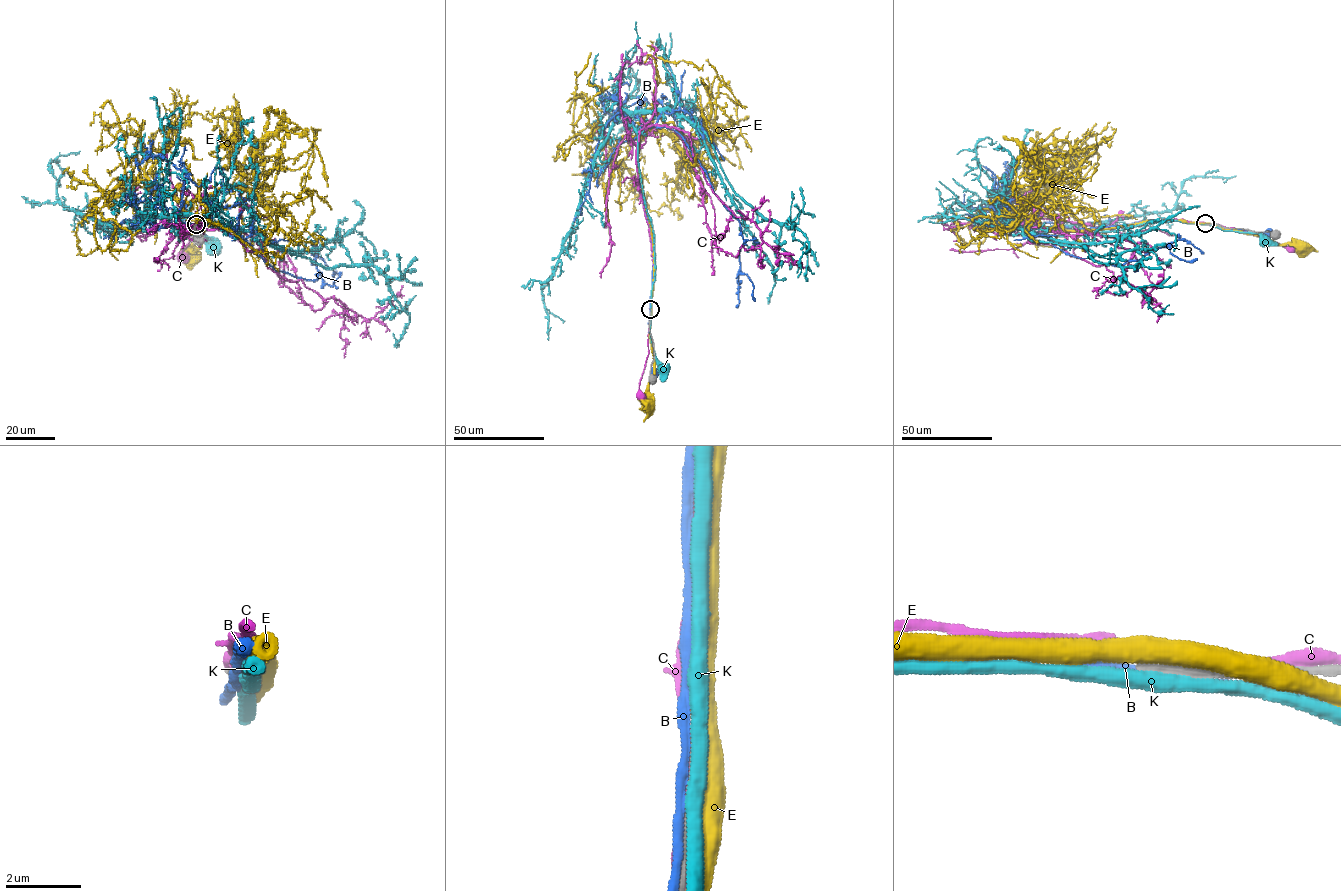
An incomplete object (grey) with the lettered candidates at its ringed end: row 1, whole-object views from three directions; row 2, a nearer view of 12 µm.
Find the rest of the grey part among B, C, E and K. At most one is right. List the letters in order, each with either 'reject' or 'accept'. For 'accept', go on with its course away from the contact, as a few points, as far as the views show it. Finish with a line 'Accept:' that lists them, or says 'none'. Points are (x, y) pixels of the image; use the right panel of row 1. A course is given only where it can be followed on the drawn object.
B: reject
C: reject
E: reject
K: reject
Accept: none

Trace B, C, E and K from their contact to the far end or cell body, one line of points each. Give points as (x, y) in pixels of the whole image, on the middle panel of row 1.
B: (650, 311), (654, 372)
C: (650, 310), (648, 354), (639, 396)
E: (650, 312), (649, 340), (654, 374), (648, 386), (649, 405)
K: (650, 311), (650, 340), (654, 356), (664, 369)

